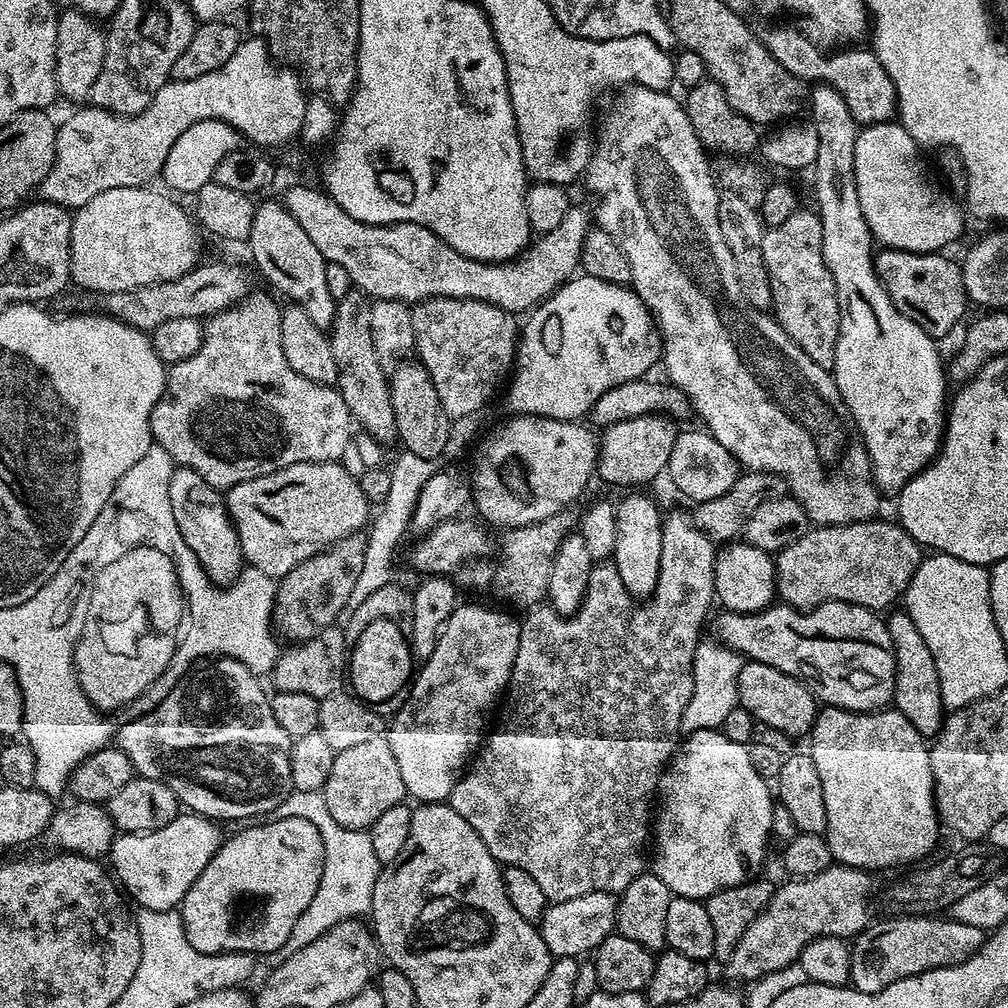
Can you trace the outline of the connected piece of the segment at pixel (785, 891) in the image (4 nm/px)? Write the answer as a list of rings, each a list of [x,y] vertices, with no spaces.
[[[833,863],[822,874],[792,878],[775,889],[772,899],[746,927],[746,934],[734,946],[732,959],[727,961],[732,980],[755,982],[764,975],[797,963],[802,950],[819,936],[855,938],[870,923],[872,912],[872,880],[862,868],[848,868]]]

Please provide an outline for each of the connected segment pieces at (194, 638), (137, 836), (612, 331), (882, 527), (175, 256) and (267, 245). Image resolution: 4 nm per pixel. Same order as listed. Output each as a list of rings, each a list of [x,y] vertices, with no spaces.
[[[248,566],[231,584],[213,587],[211,589],[213,592],[209,596],[200,592],[189,600],[187,597],[186,627],[182,632],[182,643],[170,658],[166,670],[158,674],[156,681],[146,690],[142,690],[138,698],[134,698],[127,706],[119,709],[118,716],[121,716],[119,719],[127,722],[138,719],[145,712],[153,712],[162,702],[162,698],[166,698],[166,694],[174,690],[176,683],[188,675],[193,665],[205,658],[229,656],[231,660],[242,662],[242,666],[246,666],[251,672],[271,673],[273,661],[278,655],[276,640],[272,637],[276,585],[277,581],[273,577],[262,574],[262,570]]]
[[[181,814],[170,822],[166,822],[166,826],[153,832],[126,832],[117,835],[110,851],[111,871],[114,873],[119,887],[129,897],[132,895],[141,904],[139,906],[141,909],[175,909],[184,900],[186,890],[190,890],[190,886],[194,886],[194,882],[202,874],[202,870],[206,870],[206,862],[210,862],[210,858],[214,858],[214,854],[219,850],[222,843],[220,828],[221,825],[217,821],[209,820],[207,816]]]
[[[577,274],[543,304],[531,309],[528,318],[518,336],[514,371],[507,385],[507,411],[512,414],[579,421],[591,413],[594,402],[598,402],[610,386],[622,386],[622,382],[647,377],[651,373],[648,371],[662,360],[664,341],[652,319],[652,311],[636,291],[622,284]]]
[[[882,519],[816,526],[775,553],[776,591],[779,599],[789,608],[801,610],[816,608],[828,600],[857,604],[873,610],[888,607],[891,609],[893,607],[891,604],[895,600],[897,603],[903,597],[910,578],[914,578],[914,574],[918,570],[922,559],[922,545],[914,538],[910,538],[910,534],[906,534],[906,530],[900,527],[899,523],[893,522],[891,519],[889,519],[890,521]]]
[[[152,186],[102,190],[102,194],[90,198],[86,206],[75,209],[70,238],[73,285],[77,284],[78,287],[84,288],[80,290],[88,294],[134,290],[138,286],[150,286],[158,282],[170,282],[174,278],[182,278],[201,263],[201,233],[198,231],[197,221],[189,213],[188,217],[171,200],[173,199],[171,195],[160,192],[155,192]]]
[[[279,199],[259,201],[252,229],[246,241],[252,247],[252,260],[256,268],[293,304],[306,310],[307,316],[314,321],[314,326],[331,329],[336,314],[336,300],[326,287],[326,266],[328,261],[318,254],[318,246],[310,242],[306,230],[290,214]]]

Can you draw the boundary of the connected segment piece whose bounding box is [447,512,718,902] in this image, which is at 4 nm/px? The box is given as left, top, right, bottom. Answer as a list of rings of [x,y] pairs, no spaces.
[[[672,512],[672,513],[670,513],[670,514],[669,514],[669,513],[667,513],[667,515],[665,515],[665,516],[664,516],[664,537],[663,537],[663,538],[662,538],[662,566],[661,566],[661,567],[660,567],[660,573],[659,573],[659,574],[658,574],[658,586],[657,586],[657,587],[656,587],[656,588],[655,588],[655,589],[654,589],[654,590],[653,590],[653,592],[652,592],[652,594],[651,594],[651,596],[649,596],[649,597],[647,597],[647,598],[644,598],[644,599],[641,599],[641,600],[639,600],[639,599],[637,599],[637,597],[635,597],[635,596],[632,596],[632,595],[631,595],[631,594],[630,594],[630,590],[626,590],[626,586],[624,586],[624,585],[623,585],[623,584],[622,584],[622,578],[618,578],[618,570],[617,570],[617,569],[616,569],[616,565],[615,565],[615,564],[613,564],[613,563],[611,563],[611,562],[600,562],[600,563],[597,563],[597,564],[596,564],[596,565],[595,565],[595,567],[593,567],[593,569],[592,569],[592,573],[591,573],[591,574],[590,574],[590,582],[589,582],[589,583],[588,583],[588,585],[587,585],[587,586],[586,586],[586,594],[585,594],[585,595],[584,595],[584,601],[583,601],[583,602],[582,602],[582,606],[581,606],[581,607],[580,607],[580,608],[579,608],[579,610],[578,610],[578,611],[577,611],[577,612],[576,612],[576,613],[574,613],[574,615],[572,615],[572,616],[560,616],[560,615],[559,615],[559,614],[557,614],[557,612],[555,612],[555,611],[554,611],[554,610],[553,610],[553,609],[552,609],[552,607],[551,607],[551,606],[537,606],[537,607],[535,607],[535,608],[533,608],[533,609],[531,609],[531,611],[529,611],[529,612],[528,612],[528,613],[527,613],[527,615],[525,615],[525,616],[528,616],[528,617],[526,617],[526,618],[525,618],[525,617],[523,617],[523,620],[522,620],[522,623],[521,623],[521,626],[520,626],[520,637],[519,637],[519,638],[518,638],[518,654],[517,654],[517,655],[516,655],[516,661],[515,661],[515,662],[514,662],[514,666],[513,666],[513,667],[512,667],[512,678],[511,678],[511,680],[509,680],[509,682],[508,682],[508,686],[507,686],[507,689],[506,689],[506,701],[507,701],[507,700],[508,700],[508,709],[506,709],[506,710],[505,710],[505,712],[504,712],[504,721],[502,721],[502,722],[501,722],[501,724],[500,724],[500,729],[498,729],[498,730],[497,730],[497,732],[492,732],[492,731],[489,731],[489,732],[488,732],[488,733],[487,733],[487,736],[486,736],[486,739],[485,739],[485,740],[484,740],[484,741],[483,741],[483,744],[482,744],[482,747],[481,747],[481,748],[480,748],[480,749],[479,749],[479,751],[477,751],[477,752],[476,752],[476,753],[475,753],[475,756],[474,756],[474,759],[473,759],[473,760],[472,760],[472,761],[471,761],[471,763],[469,763],[469,765],[468,765],[468,767],[467,767],[467,769],[466,769],[466,771],[465,771],[465,773],[464,773],[464,775],[463,775],[463,776],[461,776],[461,778],[460,778],[460,780],[459,780],[459,781],[458,781],[458,782],[457,782],[457,783],[456,783],[456,785],[455,785],[455,786],[454,786],[454,790],[453,790],[453,791],[452,791],[452,792],[451,792],[451,793],[450,793],[450,794],[449,794],[449,796],[448,796],[448,799],[447,799],[447,803],[449,803],[449,804],[451,804],[451,806],[452,806],[452,809],[453,809],[453,810],[455,810],[455,811],[456,811],[456,812],[457,812],[457,813],[458,813],[458,814],[462,814],[462,818],[466,818],[466,822],[470,822],[470,826],[474,826],[474,830],[475,830],[475,831],[476,831],[476,833],[477,833],[477,834],[478,834],[478,838],[482,838],[482,842],[486,842],[486,850],[490,850],[490,854],[494,854],[494,858],[495,858],[495,859],[496,859],[496,860],[498,860],[498,861],[500,861],[500,863],[501,863],[501,865],[504,865],[504,866],[507,866],[507,867],[510,867],[510,868],[521,868],[521,869],[522,869],[522,870],[526,870],[526,874],[530,874],[530,878],[534,878],[534,882],[538,882],[538,886],[542,886],[542,894],[543,894],[543,895],[544,895],[544,896],[547,896],[547,897],[548,897],[548,899],[549,899],[549,901],[552,901],[552,902],[555,902],[555,901],[558,901],[558,900],[565,900],[565,899],[566,899],[566,898],[578,898],[578,897],[579,897],[579,896],[581,896],[581,895],[582,895],[582,894],[590,894],[590,893],[591,893],[591,892],[610,892],[610,893],[613,893],[613,894],[619,894],[619,893],[621,893],[621,892],[623,892],[623,890],[624,890],[624,888],[625,888],[625,887],[626,887],[626,886],[630,886],[630,882],[634,882],[634,878],[635,878],[635,877],[636,877],[636,876],[638,876],[638,875],[640,875],[640,873],[641,873],[641,872],[643,872],[643,871],[645,871],[645,868],[646,868],[646,864],[644,864],[644,847],[646,847],[646,846],[647,846],[647,844],[648,844],[648,847],[649,847],[649,844],[650,844],[650,817],[651,817],[651,816],[652,816],[652,815],[653,815],[653,812],[654,812],[654,797],[655,797],[655,796],[656,796],[656,795],[657,795],[657,792],[658,792],[658,789],[659,789],[659,786],[660,786],[660,778],[661,778],[661,776],[663,776],[663,774],[664,774],[664,769],[665,769],[665,768],[667,768],[667,767],[668,767],[668,765],[669,765],[669,763],[670,763],[670,761],[671,761],[671,759],[672,759],[672,757],[673,757],[673,755],[674,755],[674,753],[675,753],[675,751],[676,751],[676,749],[677,749],[677,747],[678,747],[678,741],[679,741],[679,740],[680,740],[680,739],[681,739],[681,736],[682,736],[682,733],[681,733],[681,731],[680,731],[680,723],[681,723],[681,722],[682,722],[682,710],[686,710],[686,706],[687,706],[687,705],[688,705],[688,703],[689,703],[689,702],[690,702],[690,694],[691,694],[691,693],[692,693],[692,691],[693,691],[693,690],[694,690],[694,654],[695,654],[695,653],[696,653],[696,647],[697,647],[697,646],[699,646],[699,645],[700,645],[700,643],[701,643],[701,642],[702,642],[702,635],[701,635],[701,636],[700,636],[700,631],[702,631],[702,630],[703,630],[703,628],[704,628],[704,619],[706,619],[706,618],[707,618],[707,616],[708,616],[708,611],[710,611],[710,610],[711,610],[711,608],[712,608],[712,604],[713,604],[713,605],[714,605],[714,601],[715,601],[715,600],[716,600],[716,587],[715,587],[715,586],[714,586],[714,566],[715,566],[715,565],[716,565],[716,553],[717,553],[717,551],[718,551],[718,548],[717,548],[717,545],[716,545],[716,544],[715,544],[715,543],[714,543],[714,541],[713,541],[713,540],[711,540],[711,539],[710,539],[710,538],[709,538],[709,536],[707,536],[707,534],[706,534],[706,533],[705,533],[705,532],[704,532],[704,530],[703,530],[703,528],[701,528],[701,527],[700,527],[700,525],[699,525],[699,523],[697,523],[697,521],[696,521],[696,520],[695,520],[695,519],[693,519],[693,517],[692,517],[692,516],[691,516],[691,515],[688,515],[688,516],[683,516],[683,514],[682,514],[682,513],[680,513],[680,512]]]

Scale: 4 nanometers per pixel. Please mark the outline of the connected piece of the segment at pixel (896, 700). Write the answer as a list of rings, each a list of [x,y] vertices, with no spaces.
[[[893,611],[891,613],[893,616],[890,618],[887,617],[886,620],[888,633],[890,634],[890,642],[892,643],[892,653],[896,656],[896,681],[894,682],[892,704],[894,705],[895,711],[900,712],[902,714],[902,718],[906,718],[906,722],[910,722],[910,726],[914,726],[914,730],[918,730],[918,734],[922,734],[926,738],[934,738],[940,732],[940,727],[944,725],[944,717],[946,715],[946,709],[942,702],[942,686],[938,682],[938,666],[934,666],[934,654],[930,654],[930,646],[926,646],[926,641],[922,639],[922,634],[918,634],[918,626],[914,626],[914,618],[910,618],[910,614],[906,611],[896,611]]]

